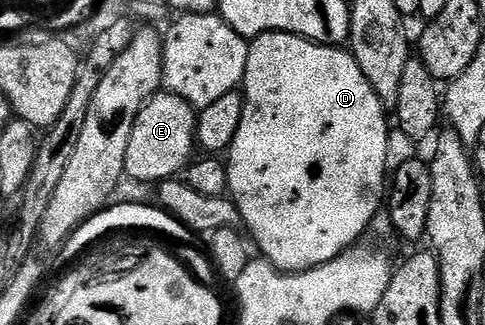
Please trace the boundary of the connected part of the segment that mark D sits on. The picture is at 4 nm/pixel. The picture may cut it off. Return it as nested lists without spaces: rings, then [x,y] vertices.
[[[264,32],[249,45],[243,95],[245,97],[243,118],[239,118],[239,130],[235,130],[235,138],[227,153],[229,169],[227,192],[239,210],[244,231],[248,233],[251,240],[253,235],[253,240],[261,251],[258,253],[281,272],[306,272],[315,266],[323,266],[331,262],[342,252],[348,252],[360,241],[357,239],[378,219],[377,211],[380,208],[382,211],[383,197],[387,192],[387,169],[390,167],[389,124],[385,121],[387,108],[377,97],[375,90],[371,90],[371,82],[363,78],[363,70],[359,70],[359,62],[355,62],[353,53],[341,46],[317,44],[314,40],[308,40],[290,32]]]

